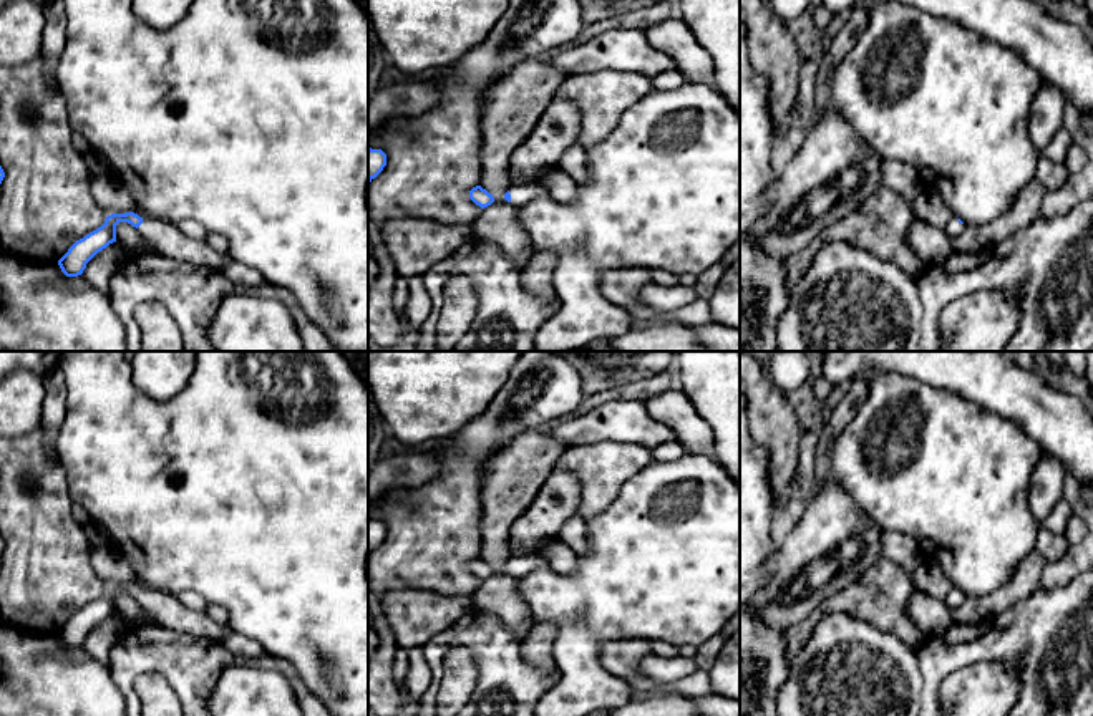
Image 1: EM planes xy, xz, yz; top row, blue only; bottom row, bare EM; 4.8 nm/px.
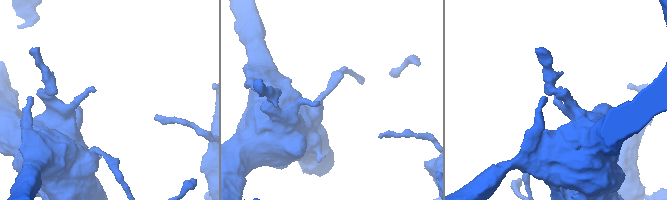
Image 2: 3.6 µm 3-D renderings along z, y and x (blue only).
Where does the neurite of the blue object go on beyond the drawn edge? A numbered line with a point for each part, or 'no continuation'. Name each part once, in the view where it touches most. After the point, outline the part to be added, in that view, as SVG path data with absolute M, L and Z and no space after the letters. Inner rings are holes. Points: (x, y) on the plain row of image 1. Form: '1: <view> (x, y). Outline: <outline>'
1: xz (519, 566). Outline: M536 552L526 557L511 557L509 565L511 565L511 573L519 578L527 575L537 567L549 565L549 560Z

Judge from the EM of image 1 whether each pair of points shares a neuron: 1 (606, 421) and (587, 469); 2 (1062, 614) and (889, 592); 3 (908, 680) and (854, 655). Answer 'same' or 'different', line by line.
1: different
2: different
3: same

